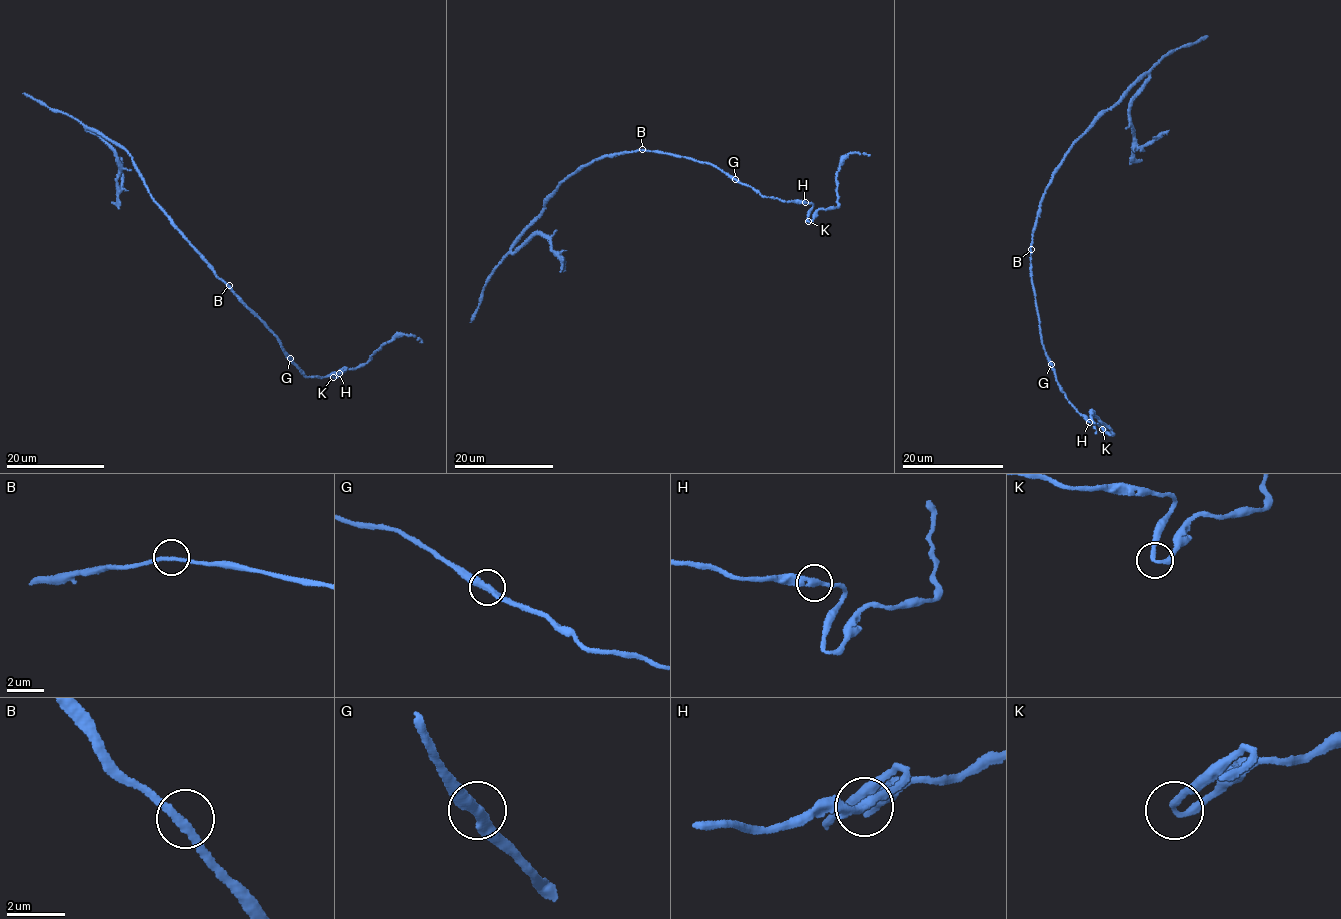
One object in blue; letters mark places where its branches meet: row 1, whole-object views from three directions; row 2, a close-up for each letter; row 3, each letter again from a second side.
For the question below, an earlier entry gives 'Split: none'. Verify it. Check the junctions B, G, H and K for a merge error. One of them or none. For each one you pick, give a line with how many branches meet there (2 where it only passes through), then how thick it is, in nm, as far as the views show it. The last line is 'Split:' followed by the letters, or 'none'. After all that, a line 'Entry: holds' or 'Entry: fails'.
Split: none
Entry: holds

